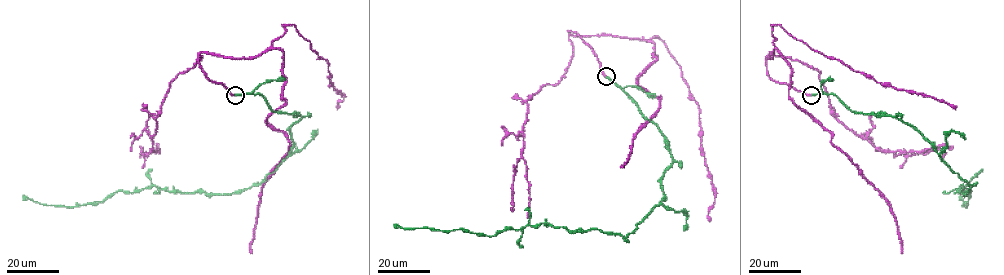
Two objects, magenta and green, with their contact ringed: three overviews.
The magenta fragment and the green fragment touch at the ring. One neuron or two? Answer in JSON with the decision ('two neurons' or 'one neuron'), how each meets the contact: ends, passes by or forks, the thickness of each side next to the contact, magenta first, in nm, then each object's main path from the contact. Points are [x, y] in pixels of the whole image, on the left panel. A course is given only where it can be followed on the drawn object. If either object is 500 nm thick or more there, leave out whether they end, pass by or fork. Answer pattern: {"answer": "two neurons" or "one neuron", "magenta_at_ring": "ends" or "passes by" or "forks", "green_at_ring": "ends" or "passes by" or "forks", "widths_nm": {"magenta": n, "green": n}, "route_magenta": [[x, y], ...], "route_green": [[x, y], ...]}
{"answer": "one neuron", "magenta_at_ring": "ends", "green_at_ring": "ends", "widths_nm": {"magenta": 320, "green": 360}, "route_magenta": [[235, 95], [200, 53], [279, 48], [286, 101], [267, 121], [289, 152], [262, 189], [251, 253]], "route_green": [[235, 95], [301, 117], [260, 183], [224, 194], [150, 186], [75, 207], [22, 197]]}

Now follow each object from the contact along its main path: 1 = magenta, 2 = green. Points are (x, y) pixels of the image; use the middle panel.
1: (606, 76), (569, 30), (653, 44), (657, 58), (638, 84), (660, 96), (660, 107), (622, 166)
2: (606, 76), (658, 127), (672, 158), (660, 202), (631, 233), (540, 223), (488, 236), (393, 224)

